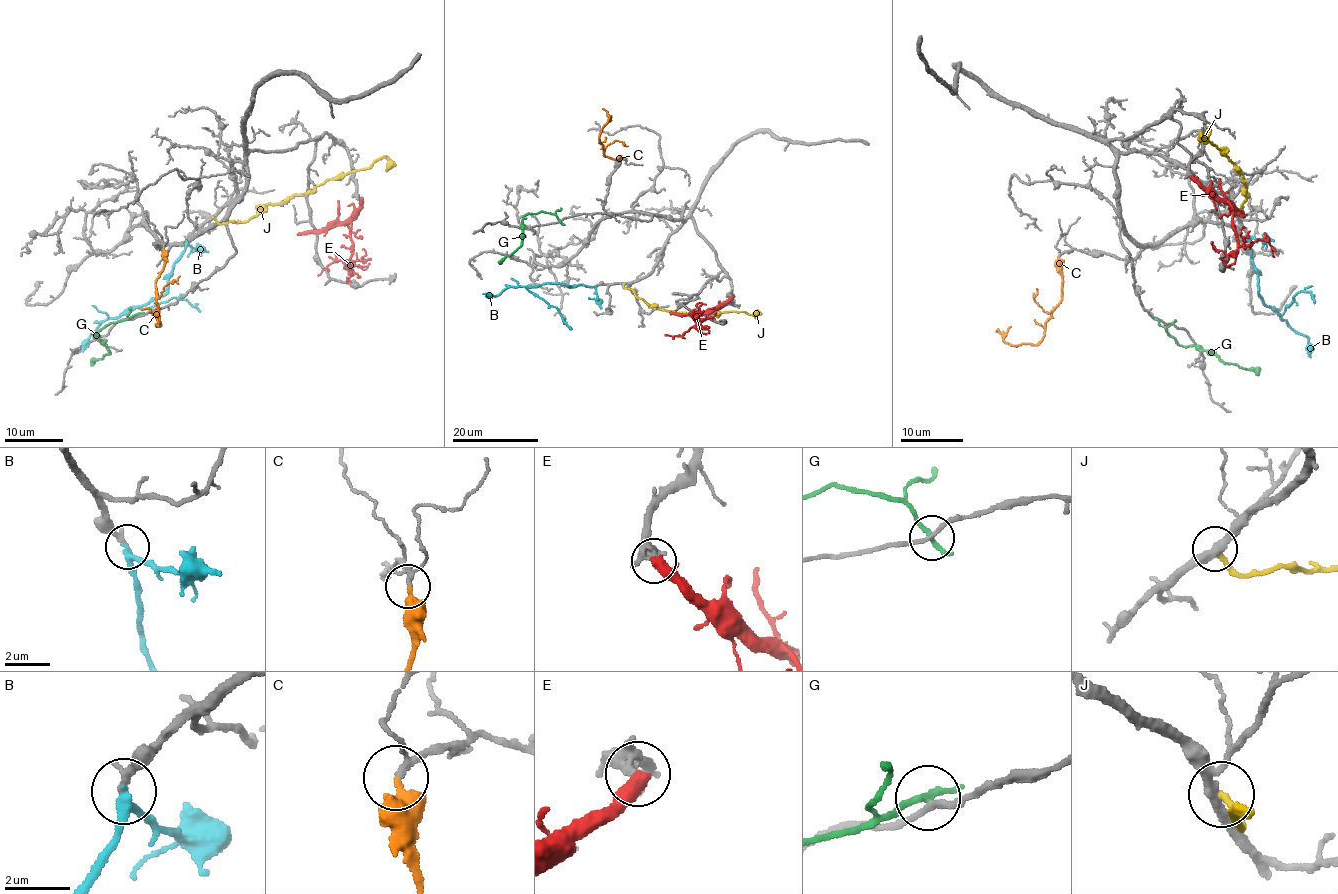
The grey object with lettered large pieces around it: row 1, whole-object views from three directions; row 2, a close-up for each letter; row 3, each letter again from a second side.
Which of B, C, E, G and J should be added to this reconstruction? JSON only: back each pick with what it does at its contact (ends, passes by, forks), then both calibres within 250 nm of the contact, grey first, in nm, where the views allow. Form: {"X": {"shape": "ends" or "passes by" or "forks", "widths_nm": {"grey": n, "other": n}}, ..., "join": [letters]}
{"B": {"shape": "passes by", "widths_nm": {"grey": 260, "other": 240}}, "C": {"shape": "ends", "widths_nm": {"grey": 160, "other": 380}}, "join": ["B", "C"]}

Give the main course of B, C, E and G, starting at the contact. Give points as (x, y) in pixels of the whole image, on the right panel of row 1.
B: (1247, 233), (1258, 292), (1265, 304), (1282, 312), (1301, 291), (1310, 291), (1313, 302)
C: (1058, 257), (1062, 279), (1061, 300), (1045, 324), (1043, 338), (1035, 344), (1008, 344), (998, 329), (996, 331)
E: (1190, 176), (1232, 208), (1237, 243), (1242, 246), (1256, 240), (1267, 241), (1273, 256)
G: (1173, 322), (1166, 331), (1180, 344), (1201, 346), (1205, 350), (1215, 352), (1224, 362), (1251, 368), (1259, 375)

